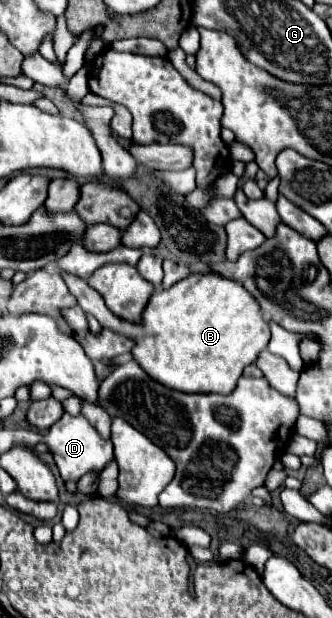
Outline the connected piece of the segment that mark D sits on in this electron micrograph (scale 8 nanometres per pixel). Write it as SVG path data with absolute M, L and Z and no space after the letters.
M65 413L45 435L45 443L49 445L49 451L53 455L53 461L63 477L63 481L79 481L85 473L101 473L111 461L113 461L113 443L109 439L103 439L99 435L91 435L97 433L97 429L93 429L93 425L83 417L83 415L69 415Z

